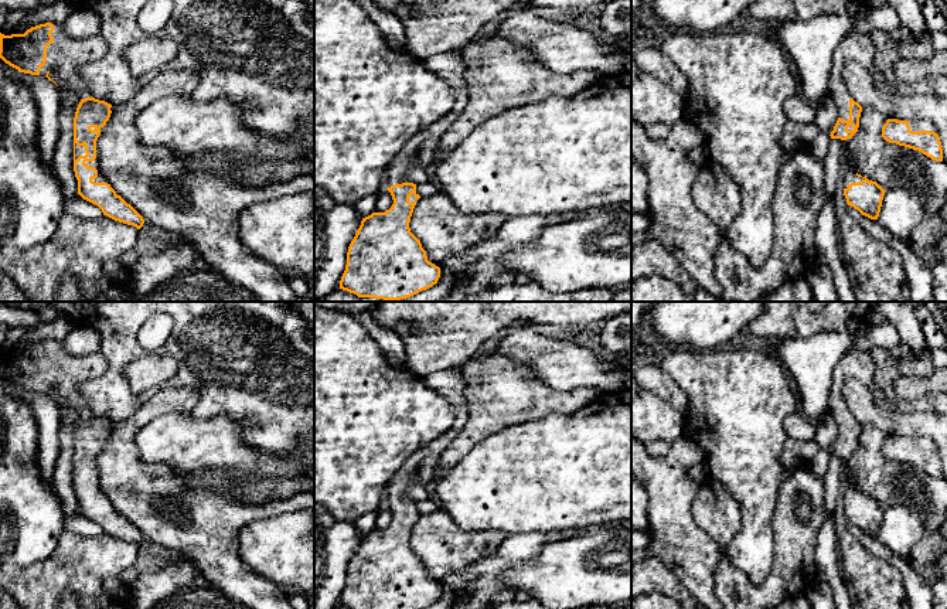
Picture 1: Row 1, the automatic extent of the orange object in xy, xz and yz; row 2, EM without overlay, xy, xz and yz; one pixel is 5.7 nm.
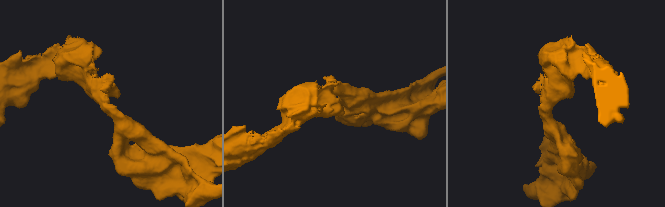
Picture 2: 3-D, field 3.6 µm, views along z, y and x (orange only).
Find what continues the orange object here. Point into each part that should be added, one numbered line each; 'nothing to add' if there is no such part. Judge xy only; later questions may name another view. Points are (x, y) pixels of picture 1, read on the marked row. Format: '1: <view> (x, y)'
1: xy (99, 179)

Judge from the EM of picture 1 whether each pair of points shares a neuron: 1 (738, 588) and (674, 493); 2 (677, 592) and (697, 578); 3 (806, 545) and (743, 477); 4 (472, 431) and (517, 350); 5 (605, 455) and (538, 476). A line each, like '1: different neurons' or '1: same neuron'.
1: different neurons
2: different neurons
3: different neurons
4: different neurons
5: same neuron

